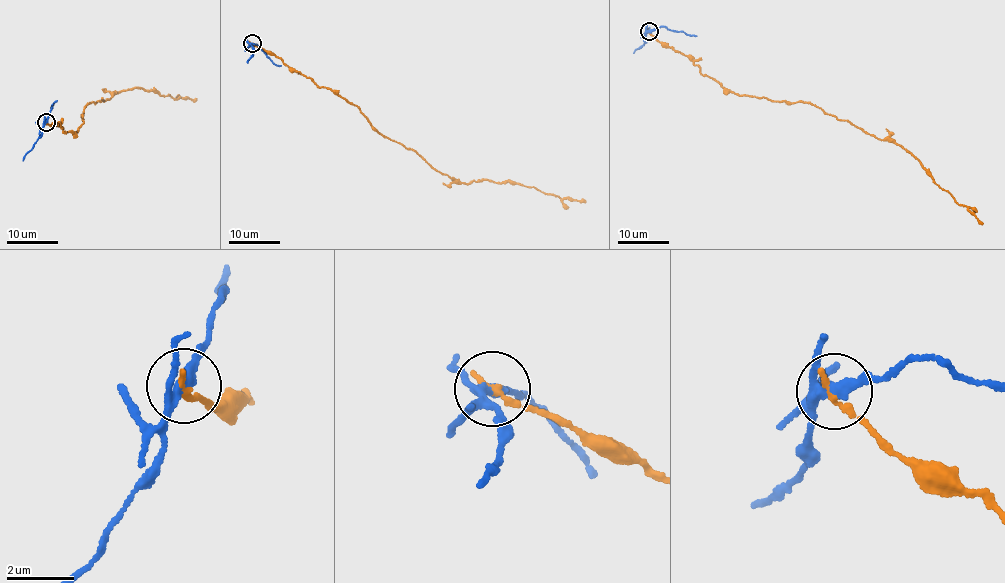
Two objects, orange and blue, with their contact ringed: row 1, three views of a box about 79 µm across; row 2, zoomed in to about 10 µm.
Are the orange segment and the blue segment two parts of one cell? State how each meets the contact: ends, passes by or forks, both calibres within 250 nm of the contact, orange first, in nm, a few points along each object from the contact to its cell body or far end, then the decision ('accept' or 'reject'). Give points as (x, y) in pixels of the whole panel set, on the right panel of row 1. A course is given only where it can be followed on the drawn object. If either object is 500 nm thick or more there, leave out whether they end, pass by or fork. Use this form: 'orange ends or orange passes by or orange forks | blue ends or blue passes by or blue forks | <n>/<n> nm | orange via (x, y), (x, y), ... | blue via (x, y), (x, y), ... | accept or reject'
orange ends | blue forks | 240/240 nm | orange via (649, 32), (732, 92), (814, 104), (879, 140), (900, 145), (938, 186), (983, 223) | blue via (649, 32), (662, 26), (697, 35) | reject

